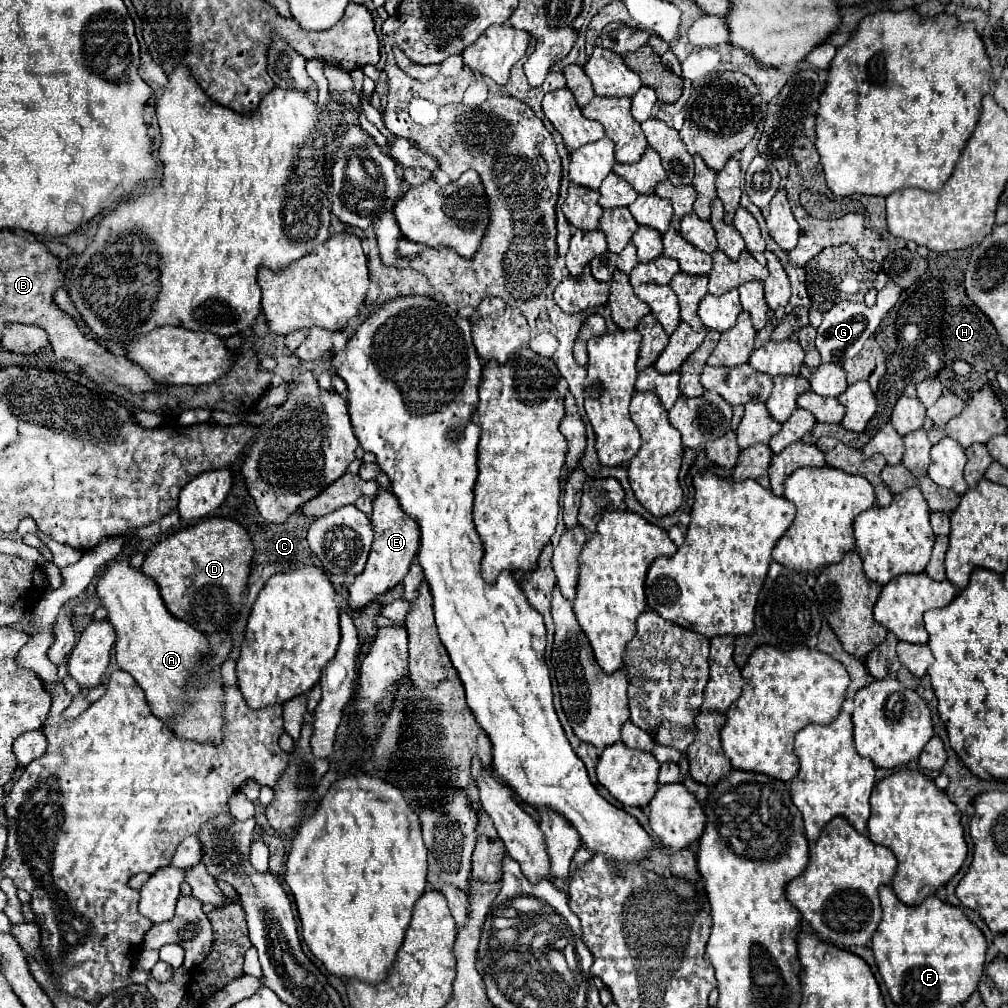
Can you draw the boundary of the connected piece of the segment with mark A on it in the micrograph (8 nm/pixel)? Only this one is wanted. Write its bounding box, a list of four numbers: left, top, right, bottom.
[95,557,225,743]

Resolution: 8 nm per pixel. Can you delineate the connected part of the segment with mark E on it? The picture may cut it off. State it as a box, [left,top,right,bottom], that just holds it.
[349,487,421,609]

